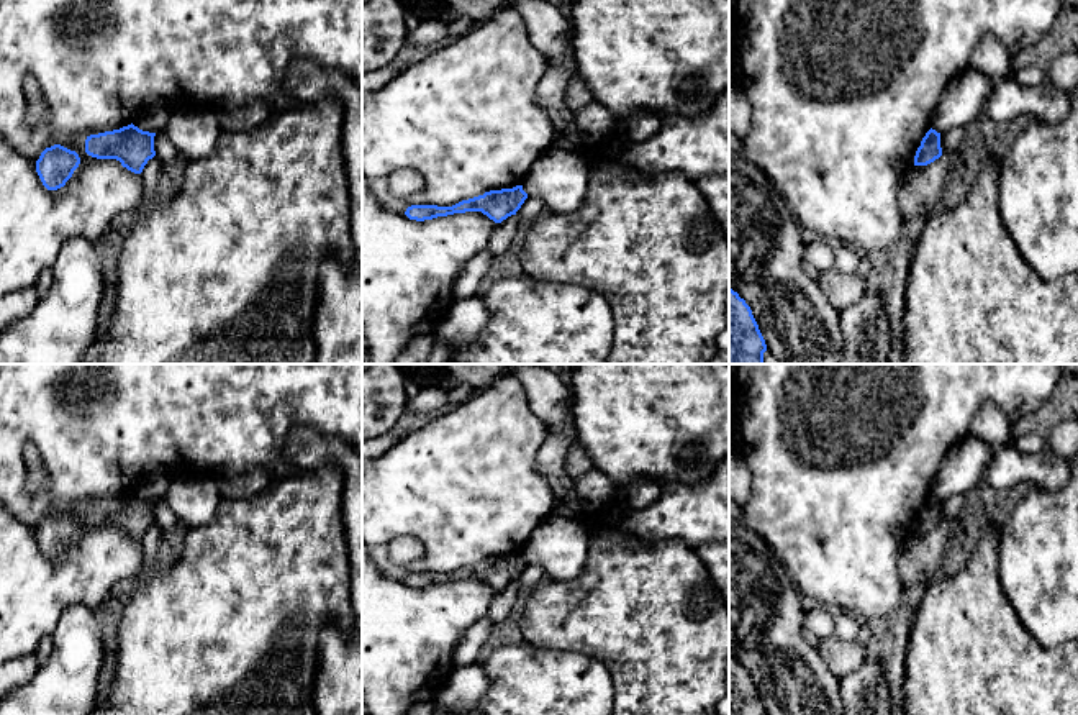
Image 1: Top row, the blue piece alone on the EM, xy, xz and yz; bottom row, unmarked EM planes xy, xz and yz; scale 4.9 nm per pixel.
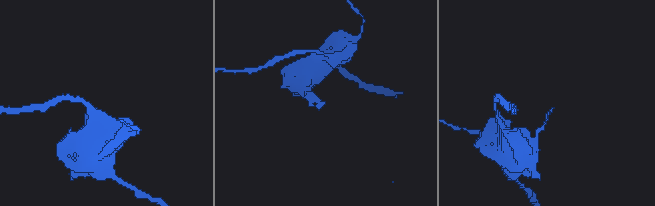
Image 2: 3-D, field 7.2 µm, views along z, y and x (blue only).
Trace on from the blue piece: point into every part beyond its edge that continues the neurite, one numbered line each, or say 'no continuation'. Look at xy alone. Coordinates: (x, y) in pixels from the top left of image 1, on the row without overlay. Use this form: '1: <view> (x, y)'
no continuation

